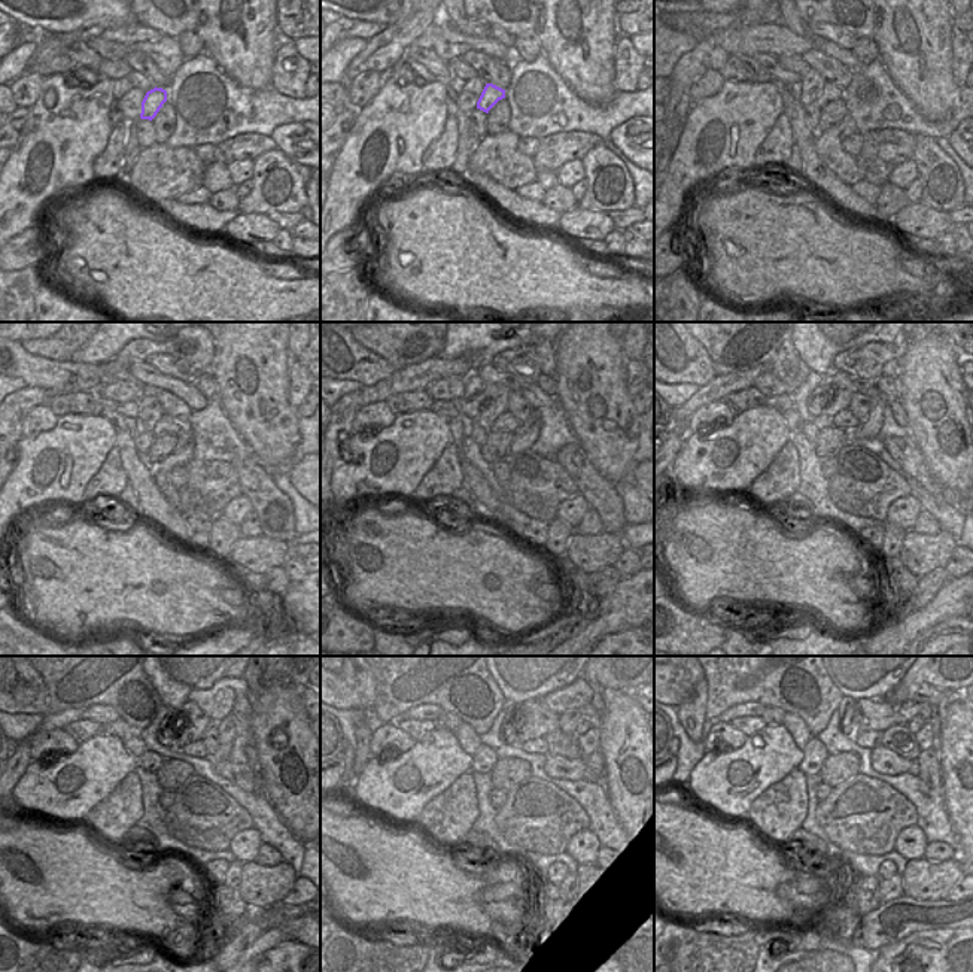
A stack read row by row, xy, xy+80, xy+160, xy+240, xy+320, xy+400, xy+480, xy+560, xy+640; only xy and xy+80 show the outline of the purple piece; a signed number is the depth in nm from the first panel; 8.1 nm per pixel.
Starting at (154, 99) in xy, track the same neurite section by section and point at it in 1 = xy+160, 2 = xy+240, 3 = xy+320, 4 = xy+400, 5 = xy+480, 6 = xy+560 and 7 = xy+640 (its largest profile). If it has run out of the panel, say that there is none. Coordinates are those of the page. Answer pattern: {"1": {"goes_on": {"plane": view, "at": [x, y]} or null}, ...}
{"1": {"goes_on": {"plane": "xy+160", "at": [830, 91]}}, "2": {"goes_on": {"plane": "xy+240", "at": [166, 425]}}, "3": {"goes_on": {"plane": "xy+320", "at": [505, 422]}}, "4": {"goes_on": {"plane": "xy+400", "at": [845, 419]}}, "5": {"goes_on": {"plane": "xy+480", "at": [181, 752]}}, "6": {"goes_on": {"plane": "xy+560", "at": [532, 746]}}, "7": {"goes_on": {"plane": "xy+640", "at": [870, 740]}}}

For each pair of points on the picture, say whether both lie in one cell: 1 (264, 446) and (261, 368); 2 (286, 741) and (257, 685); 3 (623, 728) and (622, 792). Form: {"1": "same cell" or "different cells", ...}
{"1": "same cell", "2": "different cells", "3": "same cell"}

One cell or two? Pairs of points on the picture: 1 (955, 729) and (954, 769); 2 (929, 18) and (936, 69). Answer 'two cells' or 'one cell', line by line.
1: one cell
2: one cell

